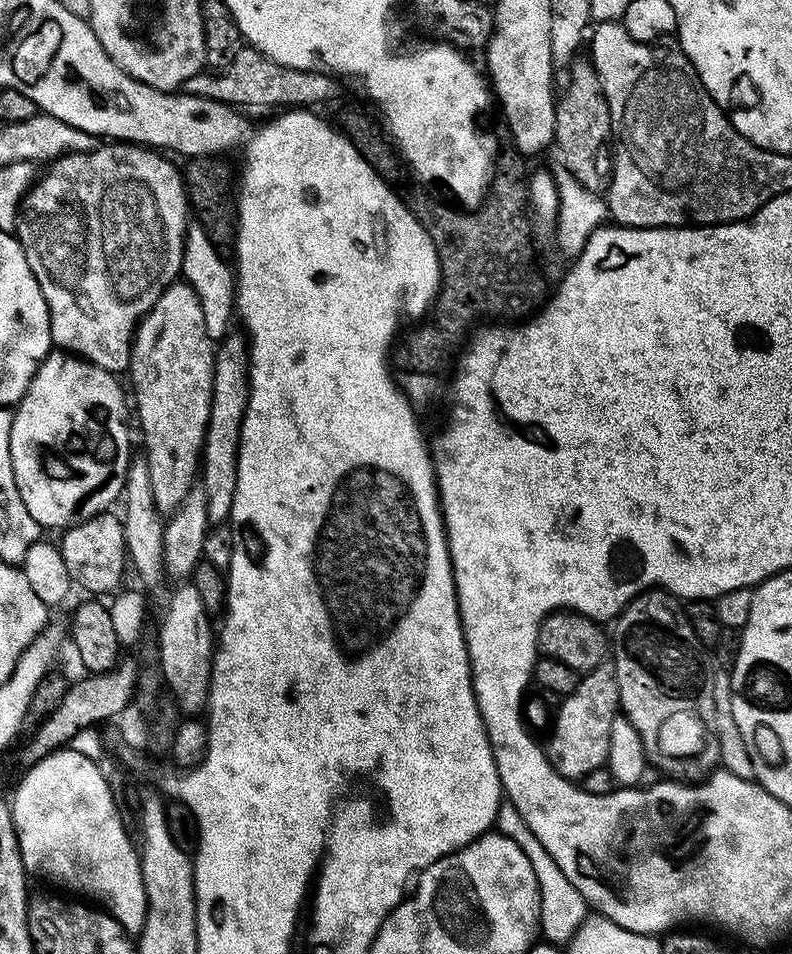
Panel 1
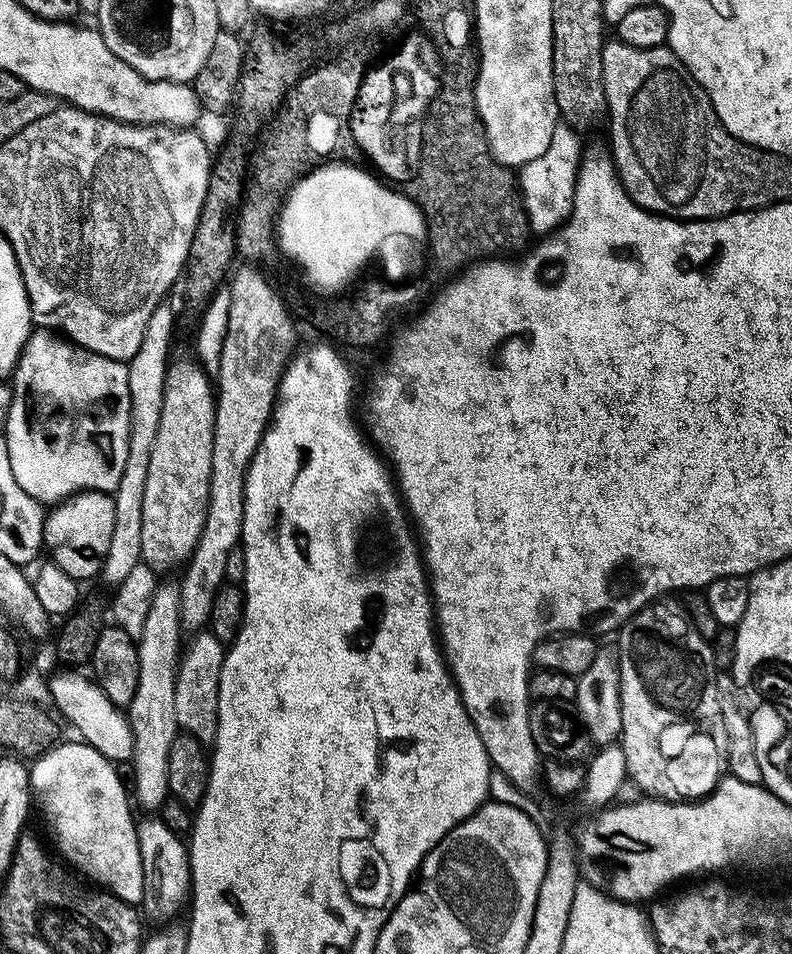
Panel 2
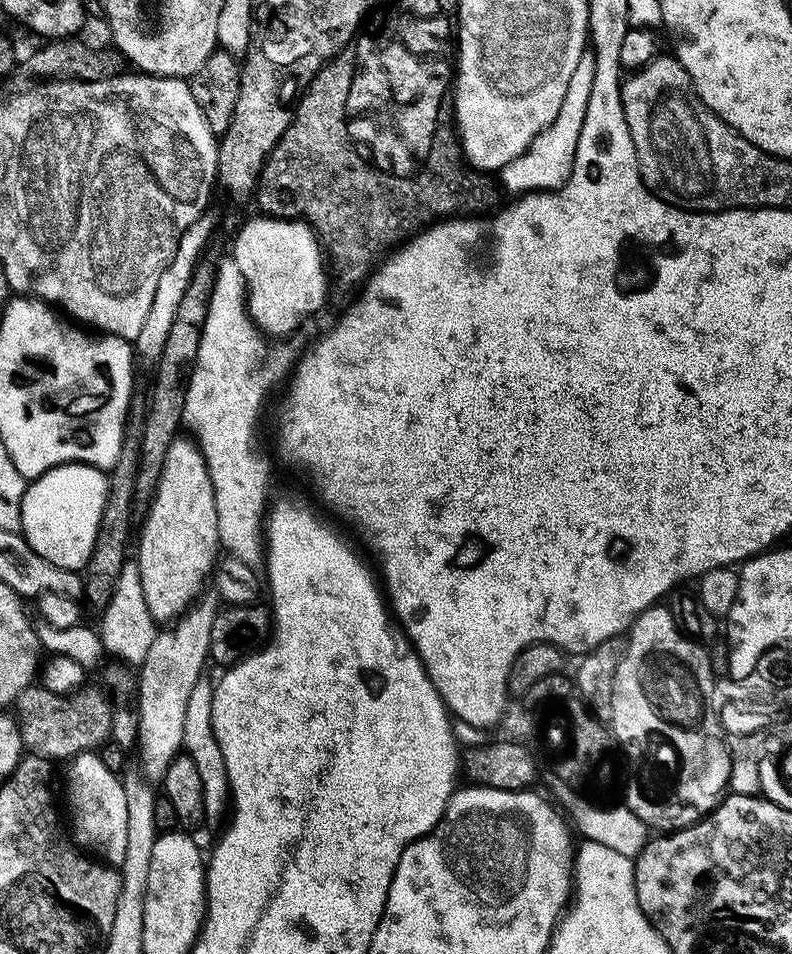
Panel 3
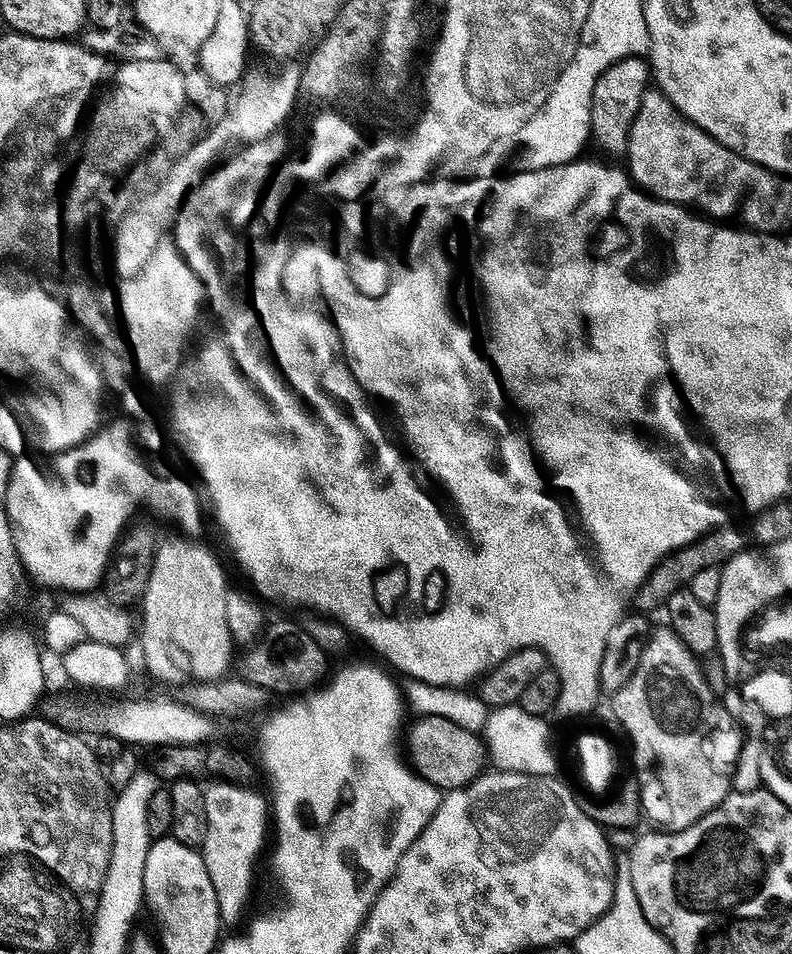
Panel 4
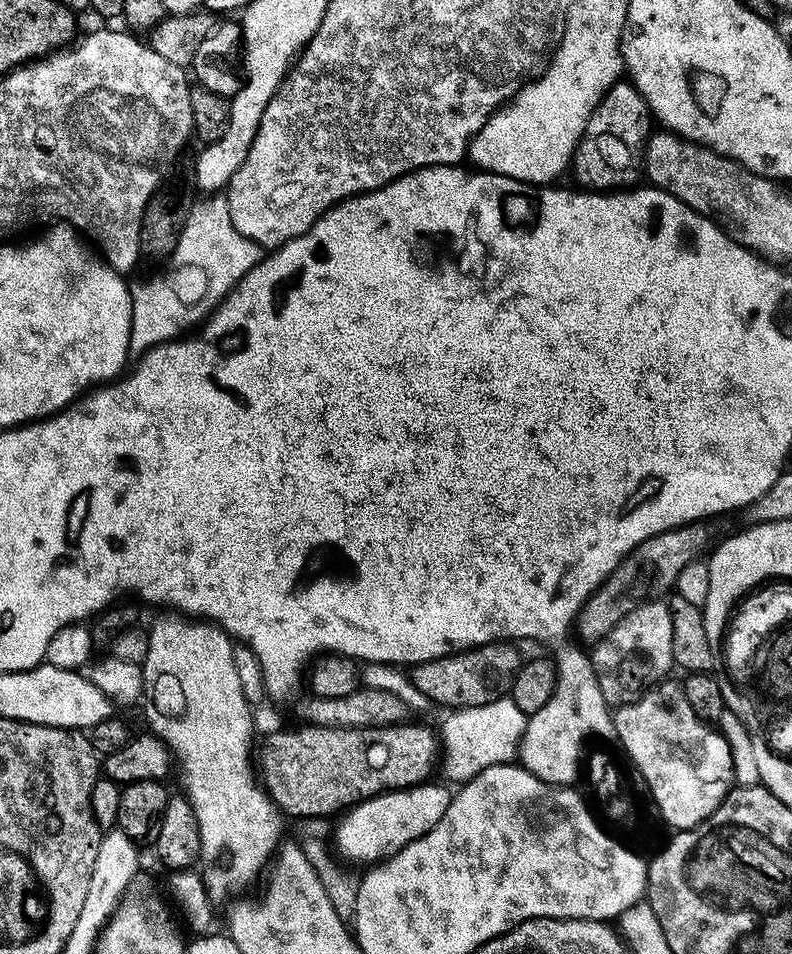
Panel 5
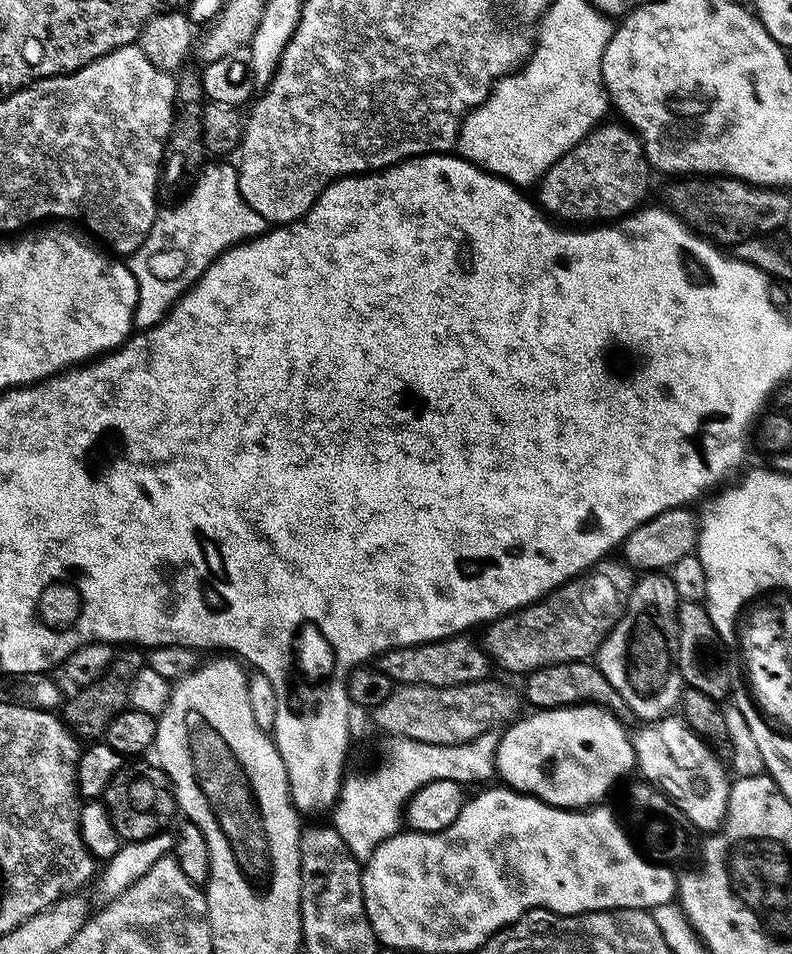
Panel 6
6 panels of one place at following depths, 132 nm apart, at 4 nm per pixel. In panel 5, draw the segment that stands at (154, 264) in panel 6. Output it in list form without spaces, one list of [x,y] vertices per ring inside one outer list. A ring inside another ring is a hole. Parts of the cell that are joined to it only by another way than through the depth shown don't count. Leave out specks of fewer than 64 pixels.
[[[216,194],[205,200],[208,200],[205,204],[197,203],[193,207],[186,230],[178,238],[178,246],[163,265],[164,272],[137,288],[135,285],[128,343],[133,353],[149,352],[203,325],[240,279],[262,259],[260,245],[245,238],[238,226],[234,226],[227,199]]]

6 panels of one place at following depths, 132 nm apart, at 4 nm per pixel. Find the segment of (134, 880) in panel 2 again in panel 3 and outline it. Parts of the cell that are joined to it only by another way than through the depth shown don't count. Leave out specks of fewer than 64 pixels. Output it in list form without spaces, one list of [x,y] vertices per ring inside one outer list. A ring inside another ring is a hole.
[[[95,751],[74,756],[67,766],[71,839],[103,863],[109,866],[123,865],[126,858],[126,790],[123,779],[111,773]]]

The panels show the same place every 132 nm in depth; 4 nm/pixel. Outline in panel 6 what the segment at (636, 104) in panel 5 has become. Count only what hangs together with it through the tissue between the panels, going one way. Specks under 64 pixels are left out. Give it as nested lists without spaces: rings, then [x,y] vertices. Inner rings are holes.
[[[608,123],[597,124],[574,150],[562,154],[535,185],[534,199],[549,217],[572,226],[615,222],[637,211],[647,201],[644,199],[654,172],[644,153],[644,144],[627,124]]]

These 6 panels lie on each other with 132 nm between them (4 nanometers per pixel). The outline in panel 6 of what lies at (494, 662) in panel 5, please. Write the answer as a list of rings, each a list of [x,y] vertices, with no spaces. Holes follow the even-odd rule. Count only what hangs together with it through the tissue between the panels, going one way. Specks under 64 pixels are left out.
[[[467,635],[451,636],[448,640],[435,640],[429,644],[419,644],[418,646],[402,646],[401,648],[392,648],[388,652],[384,652],[375,657],[375,667],[379,668],[382,674],[386,674],[386,678],[392,680],[393,685],[399,686],[403,684],[421,684],[426,687],[450,687],[462,686],[464,683],[474,683],[479,680],[489,679],[490,673],[493,671],[494,665],[488,659],[487,652],[479,643],[476,644],[472,640],[467,640]]]

